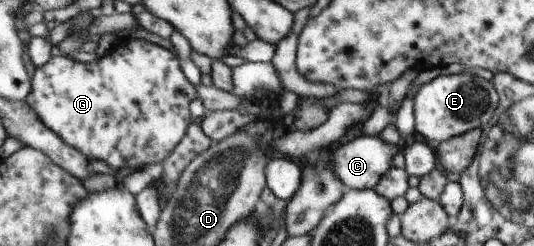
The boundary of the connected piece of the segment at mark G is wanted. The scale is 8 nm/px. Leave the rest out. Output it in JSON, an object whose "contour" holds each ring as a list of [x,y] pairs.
{"contour":[[[134,39],[134,52],[127,48],[125,41],[118,42],[114,48],[112,48],[108,54],[98,57],[97,60],[93,62],[76,62],[68,56],[50,56],[46,64],[40,66],[40,68],[35,68],[34,78],[33,78],[33,92],[25,98],[28,106],[32,108],[33,112],[38,114],[38,118],[44,122],[46,128],[54,131],[54,134],[58,135],[66,144],[80,150],[82,154],[85,154],[87,158],[91,160],[102,160],[106,162],[110,168],[114,171],[120,170],[120,168],[131,168],[132,170],[141,169],[146,166],[146,164],[156,164],[158,162],[163,162],[166,157],[174,150],[174,147],[184,138],[188,126],[190,123],[194,122],[188,106],[192,100],[197,98],[197,88],[189,82],[180,68],[180,63],[178,57],[170,50],[163,48],[155,43],[148,42],[136,42]]]}

